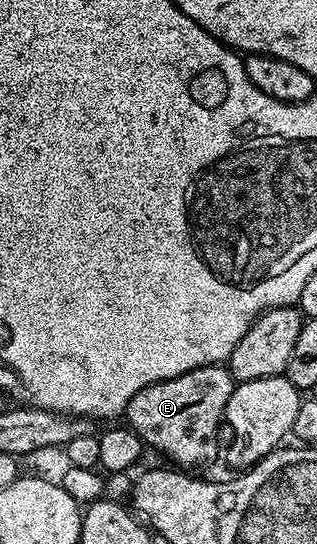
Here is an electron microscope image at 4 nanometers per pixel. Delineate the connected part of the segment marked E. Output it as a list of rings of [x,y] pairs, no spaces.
[[[212,363],[191,369],[174,379],[139,389],[125,406],[124,422],[145,442],[146,448],[162,451],[181,469],[201,467],[217,455],[217,430],[223,427],[227,401],[235,386],[228,366]]]

